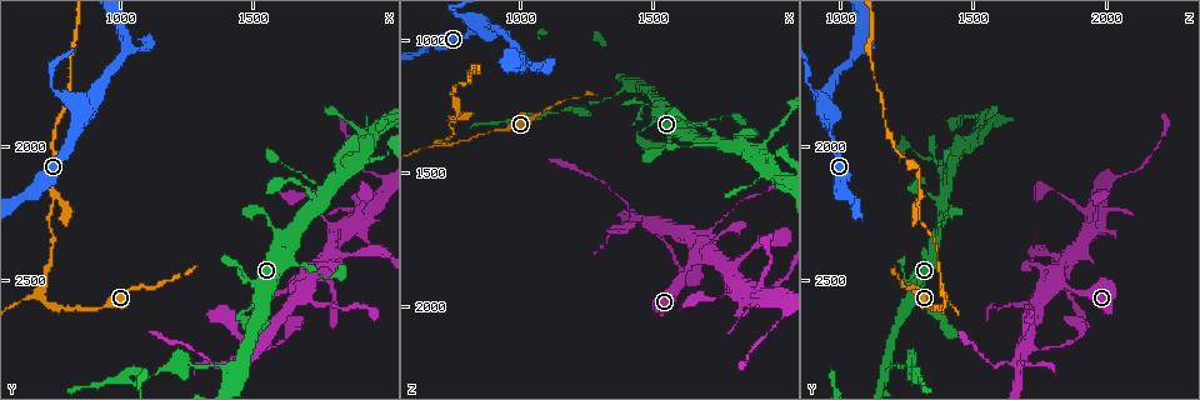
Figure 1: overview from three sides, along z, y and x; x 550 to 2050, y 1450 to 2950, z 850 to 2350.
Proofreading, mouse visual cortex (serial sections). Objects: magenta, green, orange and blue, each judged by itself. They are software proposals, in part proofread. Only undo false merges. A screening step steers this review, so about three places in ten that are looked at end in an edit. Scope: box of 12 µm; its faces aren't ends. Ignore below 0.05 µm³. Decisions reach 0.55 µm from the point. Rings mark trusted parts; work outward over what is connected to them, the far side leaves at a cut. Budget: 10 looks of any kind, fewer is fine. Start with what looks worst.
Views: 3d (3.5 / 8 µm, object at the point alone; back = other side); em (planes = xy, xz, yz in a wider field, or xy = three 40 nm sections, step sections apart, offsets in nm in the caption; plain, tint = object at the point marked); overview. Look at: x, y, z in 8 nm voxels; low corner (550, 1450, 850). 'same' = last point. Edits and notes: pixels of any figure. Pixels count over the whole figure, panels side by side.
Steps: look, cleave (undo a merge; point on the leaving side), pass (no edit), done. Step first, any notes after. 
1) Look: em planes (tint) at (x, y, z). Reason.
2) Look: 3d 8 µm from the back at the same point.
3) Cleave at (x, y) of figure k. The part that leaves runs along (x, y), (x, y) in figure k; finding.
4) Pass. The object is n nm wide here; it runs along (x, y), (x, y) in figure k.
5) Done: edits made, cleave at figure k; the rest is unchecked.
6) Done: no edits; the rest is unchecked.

Look: 3d 8 µm at (690, 2560, 1390).

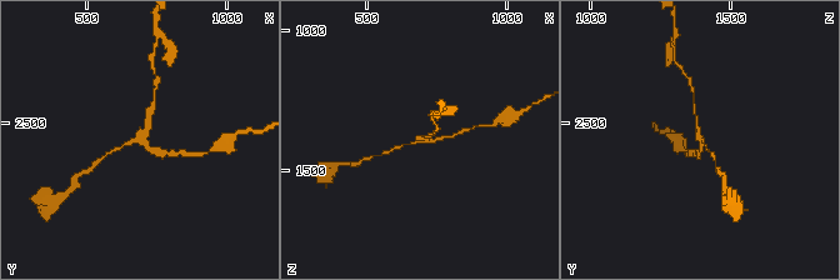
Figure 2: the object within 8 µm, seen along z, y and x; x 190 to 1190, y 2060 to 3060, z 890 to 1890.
Look: 3d 3.5 µm at (710, 2560, 1380).

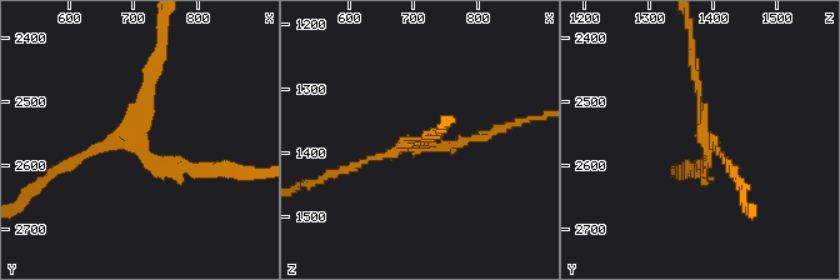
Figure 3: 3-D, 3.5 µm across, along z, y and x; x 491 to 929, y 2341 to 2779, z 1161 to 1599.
Cleave at (144, 90) of figure 3. 3 arms meet here; the part that leaves runs along (135, 134), (161, 34) in figure 3; a second cell is stuck on.

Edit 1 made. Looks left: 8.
Look: 3d 3.5 µm at (1980, 2110, 2050). Abrupt turn.

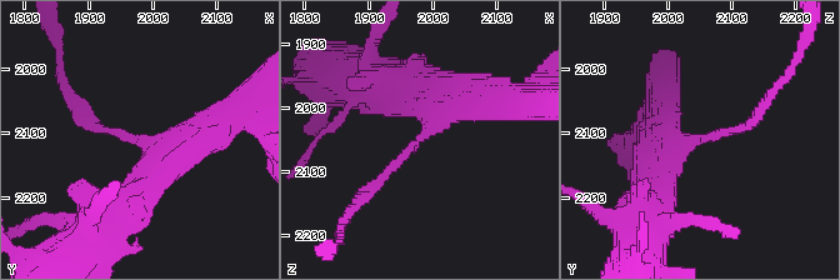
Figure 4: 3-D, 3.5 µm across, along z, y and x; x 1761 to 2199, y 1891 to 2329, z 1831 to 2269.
Look: em xy step 2 (tint) at (1965, 2105, 2060). The arms are 150, 300 nm wide; need the tissue.

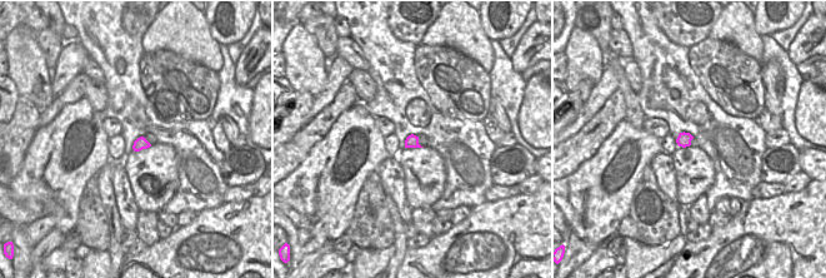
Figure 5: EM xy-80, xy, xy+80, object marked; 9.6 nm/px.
Pass. It runs along (653, 184), (679, 145), (740, 130), (759, 110) in figure 4; one cell here.

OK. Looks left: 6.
Look: 3d 8 µm from the back at (1020, 1630, 1070). Branch point.

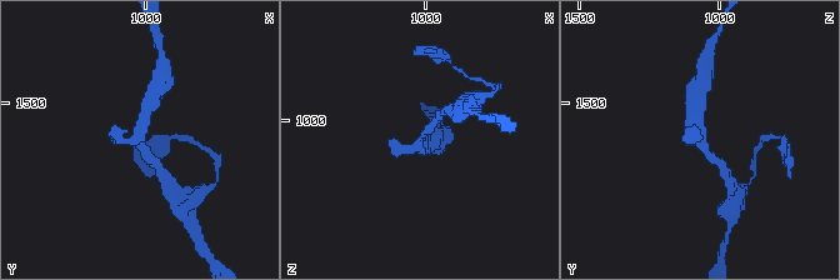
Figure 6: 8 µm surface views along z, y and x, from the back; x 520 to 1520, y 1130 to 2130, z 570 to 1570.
Look: 3d 3.5 µm at (1010, 1630, 1070).

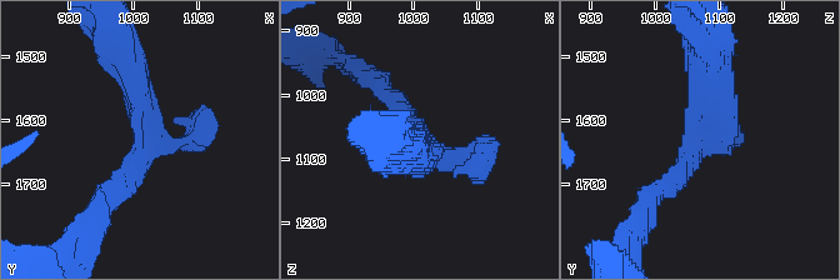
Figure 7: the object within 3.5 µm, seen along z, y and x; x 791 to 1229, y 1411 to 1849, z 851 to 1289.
Look: em planes (tint) at (1020, 1625, 1075). 3 arms meet here; the arms are 250, 250, 400 nm wide.

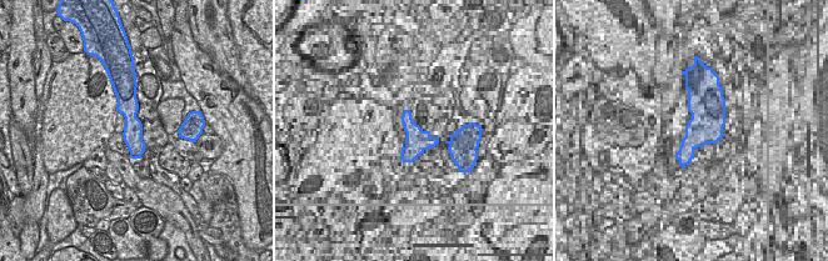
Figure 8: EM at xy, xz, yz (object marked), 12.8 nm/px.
Pass. The object is 260 nm wide here; it runs along (130, 91), (130, 120), (138, 155) in figure 8; one cell here.

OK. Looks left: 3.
Look: 3d 8 µm from the back at (1250, 2820, 1240). Narrows sharply.

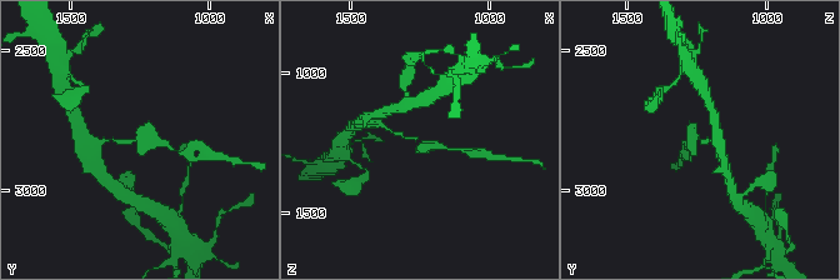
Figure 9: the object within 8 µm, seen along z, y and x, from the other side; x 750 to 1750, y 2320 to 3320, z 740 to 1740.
Look: 3d 3.5 µm at (1240, 2810, 1240).

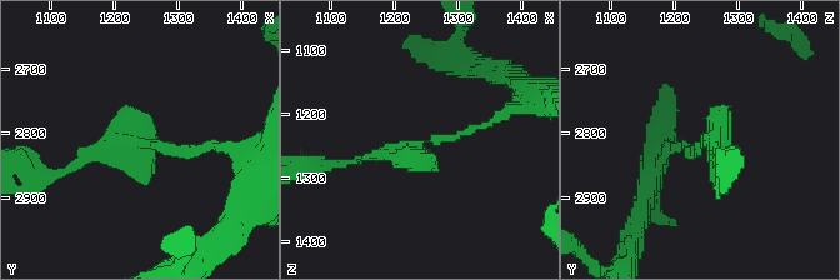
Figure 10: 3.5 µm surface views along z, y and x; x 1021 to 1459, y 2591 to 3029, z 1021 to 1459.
Look: em xy step 3 (tint) at (1245, 2810, 1245). Shape alone is not enough.

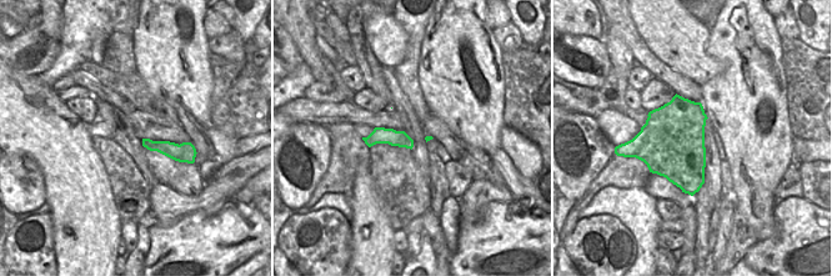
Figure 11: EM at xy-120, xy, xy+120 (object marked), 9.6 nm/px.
Cleave at (144, 128) of figure 10. The part that leaves runs along (180, 150), (106, 143), (73, 165) in figure 10; two cells meet here.

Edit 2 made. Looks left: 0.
Done: edits made, cleave at figure 3, cleave at figure 10; the rest is unchecked.

